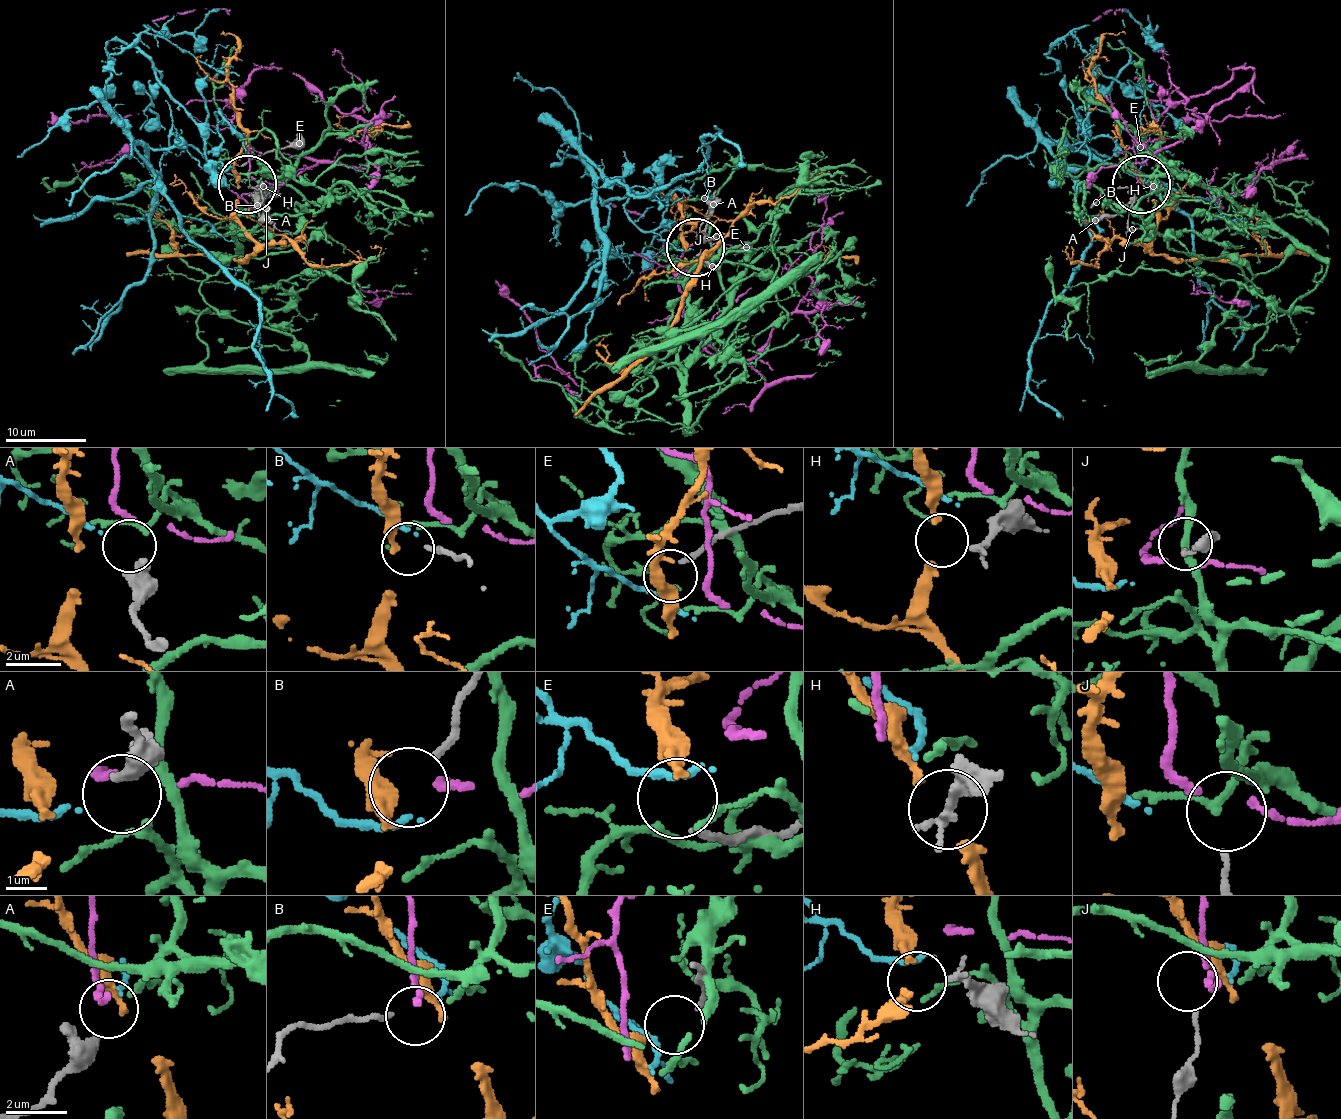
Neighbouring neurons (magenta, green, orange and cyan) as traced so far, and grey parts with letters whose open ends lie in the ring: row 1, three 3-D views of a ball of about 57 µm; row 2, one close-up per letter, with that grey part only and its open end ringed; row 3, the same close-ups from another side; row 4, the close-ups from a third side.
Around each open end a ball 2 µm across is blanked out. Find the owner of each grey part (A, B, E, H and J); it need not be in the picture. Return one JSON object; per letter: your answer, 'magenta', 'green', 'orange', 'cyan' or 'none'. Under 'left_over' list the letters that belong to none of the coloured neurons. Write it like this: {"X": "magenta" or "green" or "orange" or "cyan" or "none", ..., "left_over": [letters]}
{"A": "green", "B": "none", "E": "none", "H": "orange", "J": "magenta", "left_over": ["B", "E"]}

